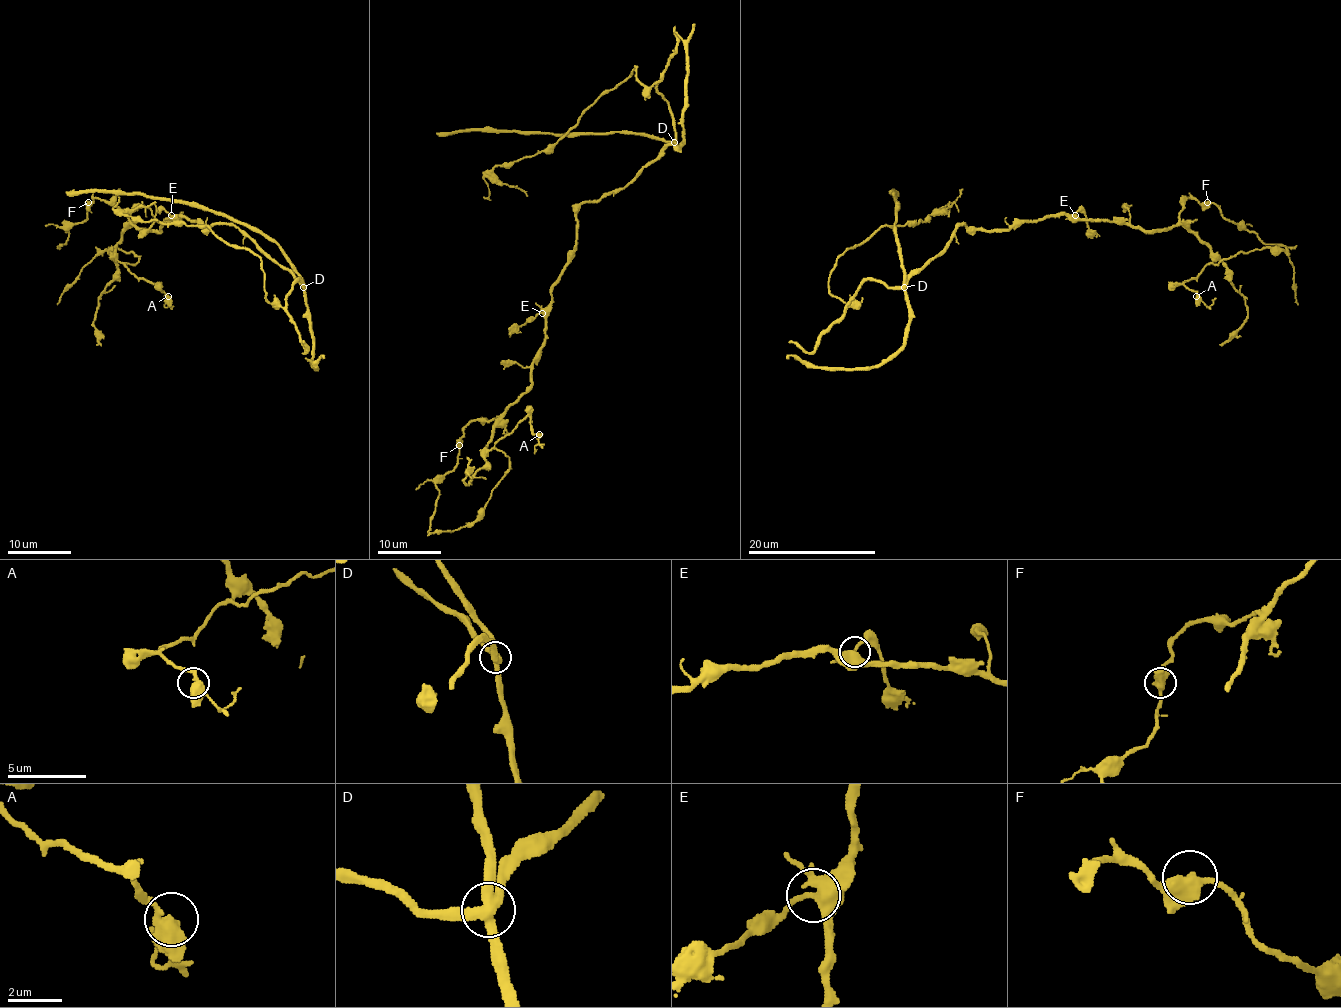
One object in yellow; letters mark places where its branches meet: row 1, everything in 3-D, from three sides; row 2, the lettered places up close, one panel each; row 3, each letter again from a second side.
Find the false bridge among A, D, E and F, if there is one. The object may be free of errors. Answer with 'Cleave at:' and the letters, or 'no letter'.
Cleave at: D

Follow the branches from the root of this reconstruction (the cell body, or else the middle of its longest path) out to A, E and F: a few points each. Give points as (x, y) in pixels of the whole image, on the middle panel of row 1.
A: (599, 201), (579, 207), (575, 247), (551, 290), (531, 386), (486, 448), (527, 416), (539, 434)
E: (599, 201), (585, 201), (579, 207), (575, 247), (551, 290), (551, 305), (542, 313)
F: (599, 201), (579, 207), (575, 247), (551, 290), (531, 386), (500, 416), (472, 421), (459, 445)

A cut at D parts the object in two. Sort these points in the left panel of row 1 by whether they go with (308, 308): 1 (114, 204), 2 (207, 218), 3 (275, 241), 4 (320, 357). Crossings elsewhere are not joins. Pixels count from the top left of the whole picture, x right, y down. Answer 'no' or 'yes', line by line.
1: no
2: no
3: yes
4: yes

